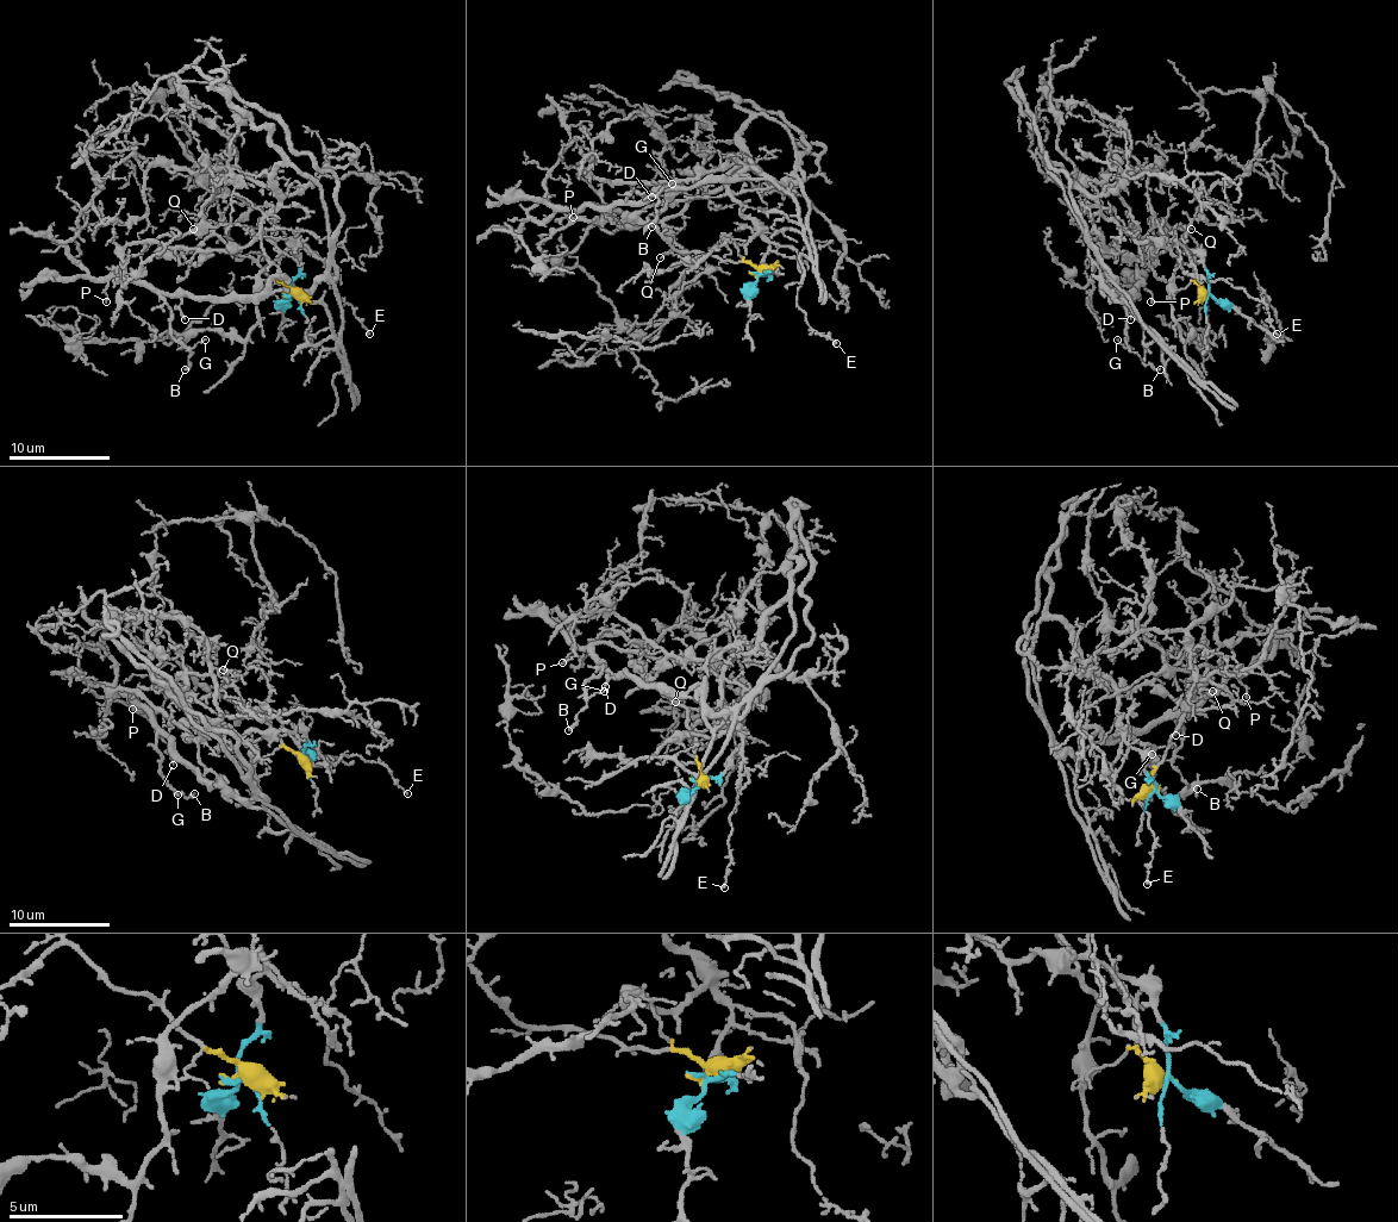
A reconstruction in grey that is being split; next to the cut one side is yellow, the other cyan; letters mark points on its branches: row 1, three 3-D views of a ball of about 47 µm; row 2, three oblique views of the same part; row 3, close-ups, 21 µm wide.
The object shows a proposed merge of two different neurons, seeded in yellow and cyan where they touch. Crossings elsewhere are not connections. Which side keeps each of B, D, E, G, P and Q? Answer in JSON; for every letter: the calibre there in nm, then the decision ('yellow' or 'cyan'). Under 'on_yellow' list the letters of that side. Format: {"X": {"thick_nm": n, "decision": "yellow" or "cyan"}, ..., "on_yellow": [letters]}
{"B": {"thick_nm": 170, "decision": "yellow"}, "D": {"thick_nm": 140, "decision": "yellow"}, "E": {"thick_nm": 150, "decision": "cyan"}, "G": {"thick_nm": 80, "decision": "yellow"}, "P": {"thick_nm": 120, "decision": "yellow"}, "Q": {"thick_nm": 90, "decision": "yellow"}, "on_yellow": ["B", "D", "G", "P", "Q"]}

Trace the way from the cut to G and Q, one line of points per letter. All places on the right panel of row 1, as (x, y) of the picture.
G: (1209, 294), (1196, 284), (1186, 236), (1155, 254), (1146, 243), (1140, 286), (1125, 301), (1128, 348), (1117, 340)
Q: (1209, 294), (1196, 284), (1189, 256), (1186, 225), (1191, 228)

